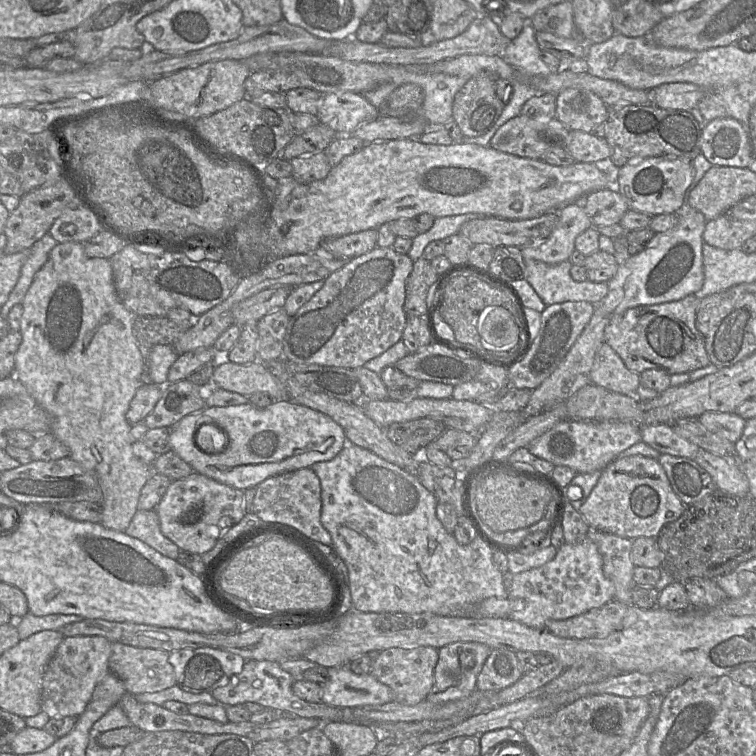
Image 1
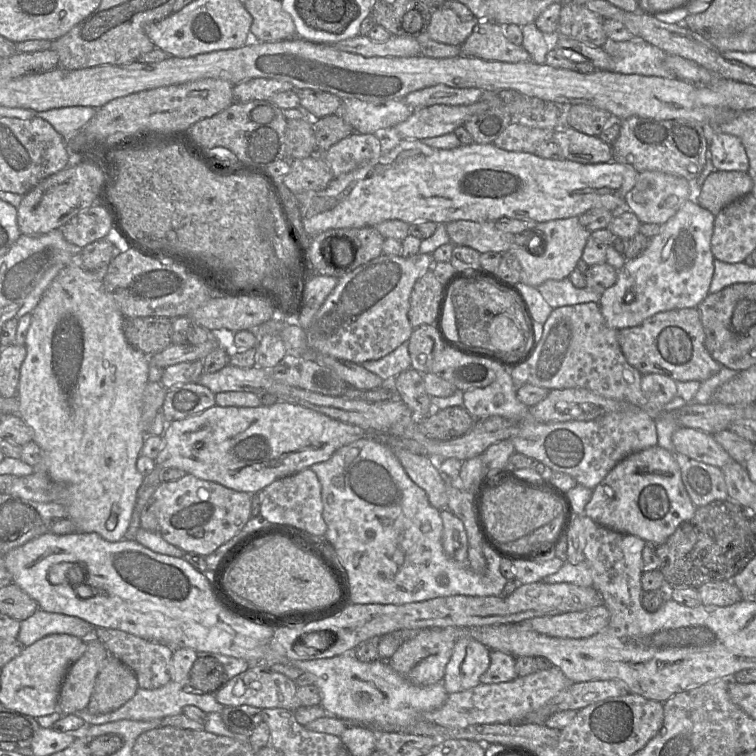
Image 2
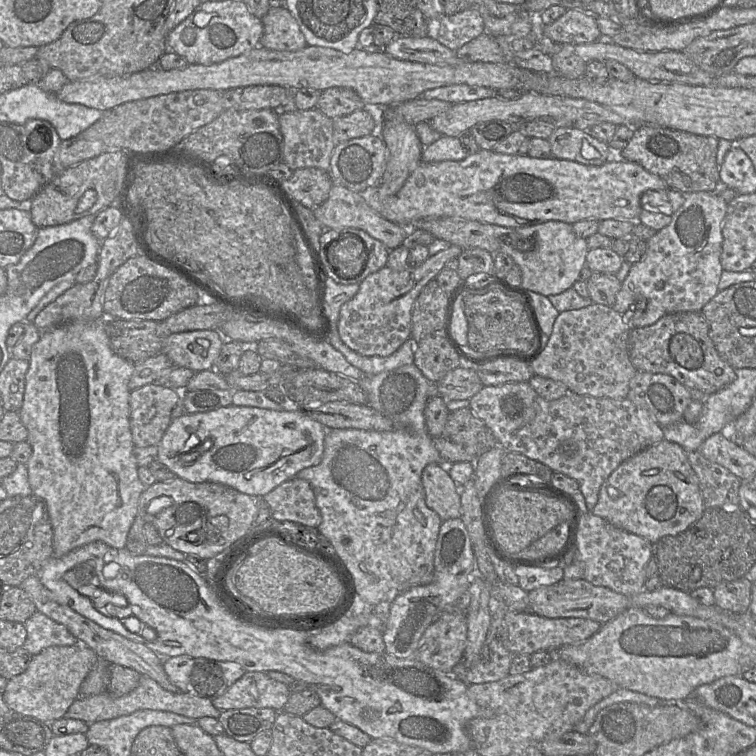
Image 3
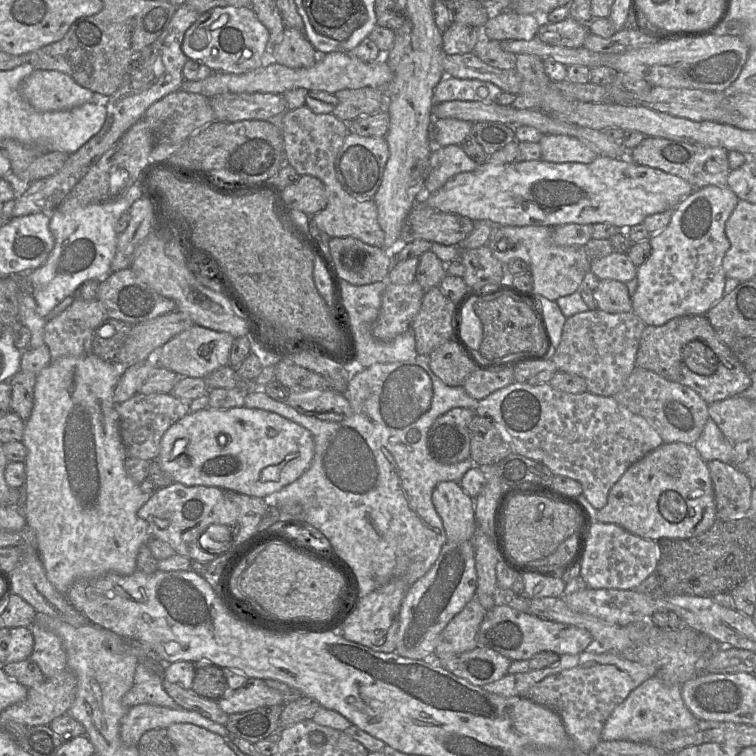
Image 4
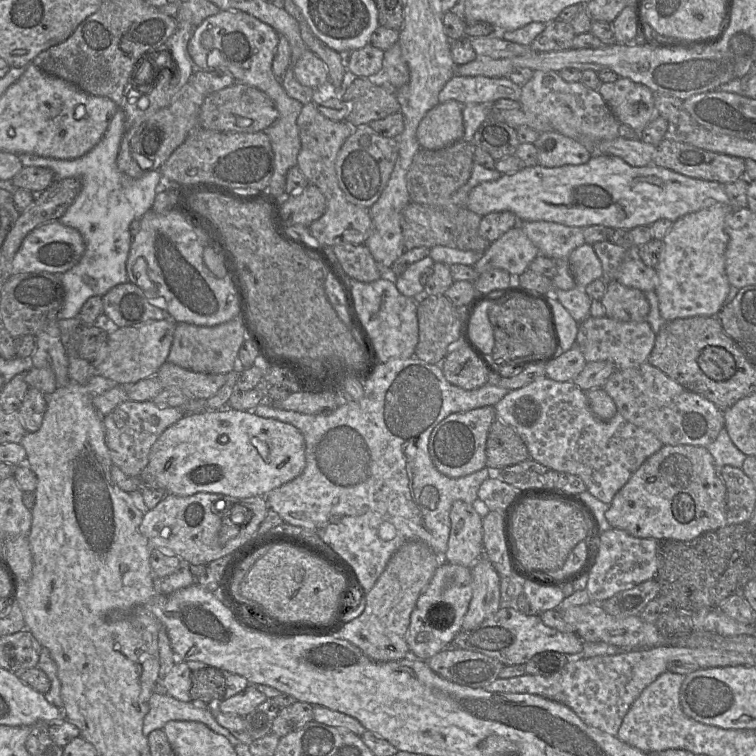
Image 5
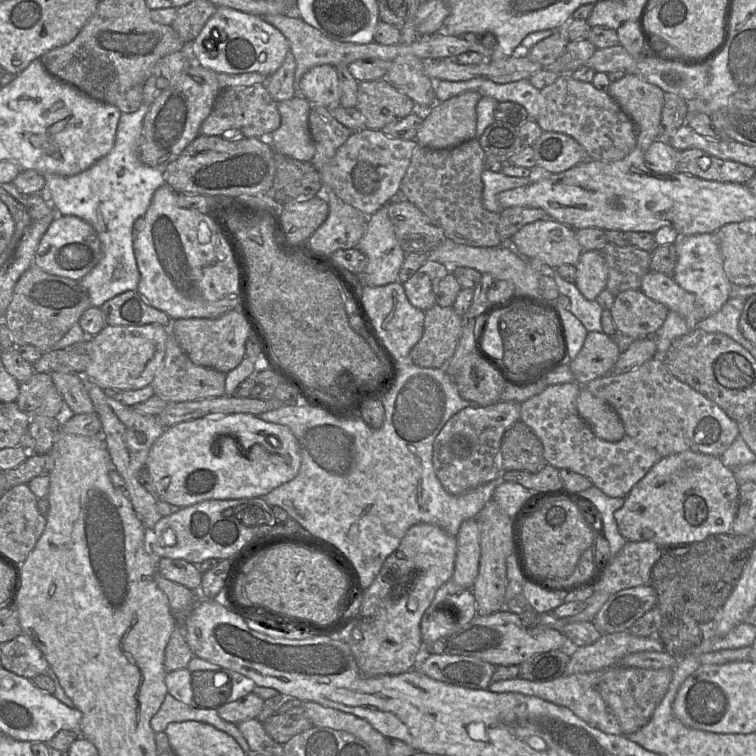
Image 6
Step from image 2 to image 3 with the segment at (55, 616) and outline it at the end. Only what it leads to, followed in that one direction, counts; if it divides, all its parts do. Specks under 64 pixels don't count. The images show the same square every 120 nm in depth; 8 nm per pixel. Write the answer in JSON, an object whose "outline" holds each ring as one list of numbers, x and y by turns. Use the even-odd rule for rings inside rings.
{"outline":[[38,610,24,622,24,626,27,636,22,647,32,655,51,646,71,646,78,643,76,637,64,625]]}

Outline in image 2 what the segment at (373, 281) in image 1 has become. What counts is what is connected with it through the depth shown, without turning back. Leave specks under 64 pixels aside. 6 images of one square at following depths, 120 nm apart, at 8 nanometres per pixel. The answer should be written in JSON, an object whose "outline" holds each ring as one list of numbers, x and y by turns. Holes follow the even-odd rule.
{"outline":[[382,253,343,275,305,330,308,346,321,354,356,364,378,360,390,354,408,341,412,334,413,328,408,319,411,291,415,282,431,269,433,264,432,254,418,253,404,258]]}

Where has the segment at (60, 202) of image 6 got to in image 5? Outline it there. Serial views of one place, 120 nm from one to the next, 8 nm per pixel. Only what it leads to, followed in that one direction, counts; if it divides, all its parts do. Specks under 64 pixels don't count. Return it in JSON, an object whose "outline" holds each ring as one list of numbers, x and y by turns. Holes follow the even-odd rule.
{"outline":[[119,108,99,143,79,158,56,159,30,153,18,154,23,166,46,167,54,172,55,179,77,177,82,182,79,194,59,219,62,224,81,233,85,252,75,266,60,275,65,288,65,300,58,320,76,318,88,298,102,297,114,286,129,281,126,262,133,238,130,223,151,210,158,192,176,187,165,183,158,170,149,171,136,179,119,170,117,156,125,132,125,113]]}

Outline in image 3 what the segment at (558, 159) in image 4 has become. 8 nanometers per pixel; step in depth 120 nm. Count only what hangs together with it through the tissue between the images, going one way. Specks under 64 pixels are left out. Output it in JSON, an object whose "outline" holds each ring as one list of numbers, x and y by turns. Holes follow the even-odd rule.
{"outline":[[556,128,547,139,552,156,583,165,600,166,607,162,609,143,576,128]]}

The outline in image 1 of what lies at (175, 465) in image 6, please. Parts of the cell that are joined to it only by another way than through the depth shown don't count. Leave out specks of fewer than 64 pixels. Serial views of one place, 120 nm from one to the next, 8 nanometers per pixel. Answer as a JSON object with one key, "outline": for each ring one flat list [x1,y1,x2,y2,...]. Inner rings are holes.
{"outline":[[273,401,266,408,256,408,249,403,228,407,205,406,201,411,183,417,172,427,169,436,170,450,187,462,195,472,240,490,257,487,272,476,309,468,317,462,332,460,345,444,346,436,339,424,321,412,290,401],[204,424,214,424,224,430,228,444,223,452,208,454,197,446,195,435]]}

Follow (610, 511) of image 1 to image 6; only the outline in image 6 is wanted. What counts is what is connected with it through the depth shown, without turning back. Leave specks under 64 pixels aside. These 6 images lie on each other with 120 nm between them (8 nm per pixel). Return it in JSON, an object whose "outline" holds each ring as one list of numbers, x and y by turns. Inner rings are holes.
{"outline":[[684,451,679,453,674,453,668,456,661,457,645,474,645,476,640,479,629,491,629,493,624,497,623,505,614,512,614,519,617,524,617,528,625,538,626,541,632,542,642,542,642,541,651,541,657,544,663,550,671,547,686,544,697,543,705,540,706,538,712,535,718,535,723,533,730,533,732,523,735,519,737,508,738,508,738,499,739,499,739,483,736,480,734,473,731,469,725,467,720,461,719,457,704,454,700,452,693,451]]}

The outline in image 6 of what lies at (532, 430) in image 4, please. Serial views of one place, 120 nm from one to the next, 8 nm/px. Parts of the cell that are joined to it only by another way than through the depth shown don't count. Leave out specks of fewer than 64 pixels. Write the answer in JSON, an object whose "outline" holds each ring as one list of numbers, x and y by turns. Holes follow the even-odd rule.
{"outline":[[575,381,546,387,521,403,520,421,528,425,540,439,549,465,587,477,609,497,624,498,661,457,656,450,627,435,617,442,597,437,577,410,576,401,581,387]]}

